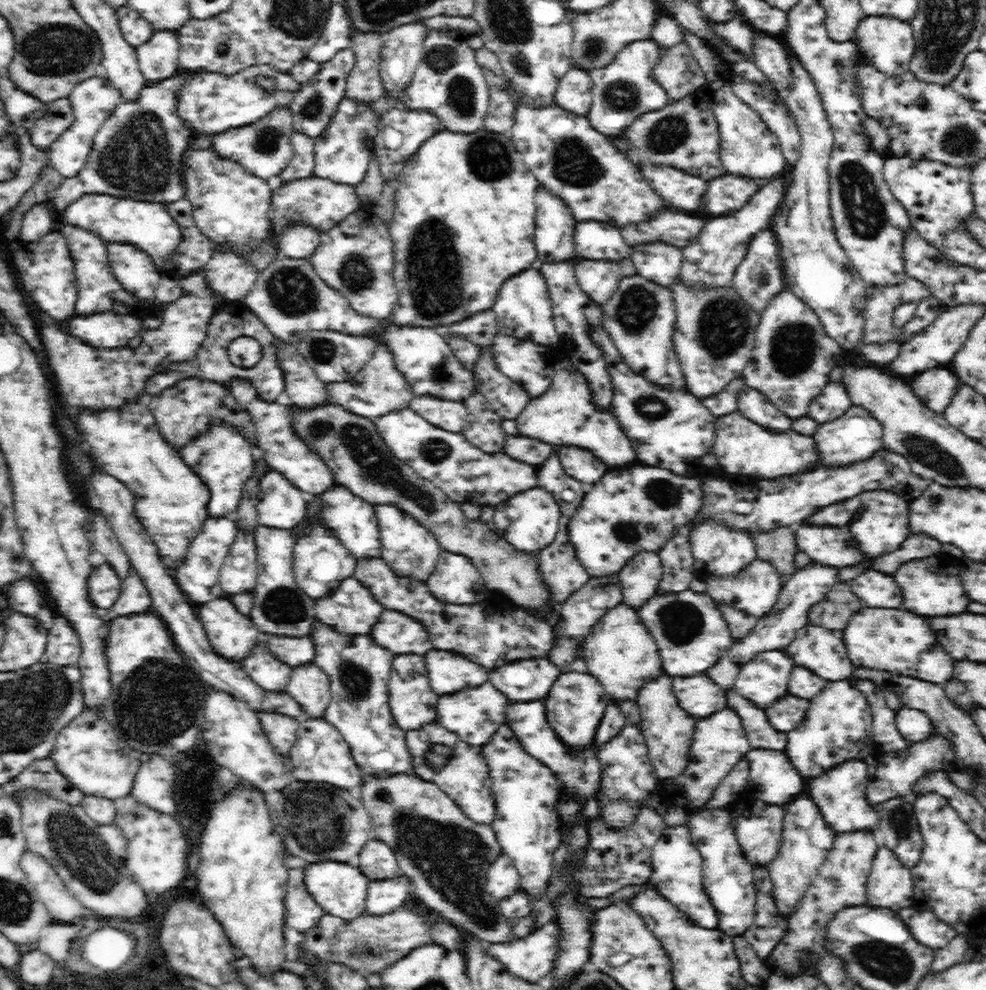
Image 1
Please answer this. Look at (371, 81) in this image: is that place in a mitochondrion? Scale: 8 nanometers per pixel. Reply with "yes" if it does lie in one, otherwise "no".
no

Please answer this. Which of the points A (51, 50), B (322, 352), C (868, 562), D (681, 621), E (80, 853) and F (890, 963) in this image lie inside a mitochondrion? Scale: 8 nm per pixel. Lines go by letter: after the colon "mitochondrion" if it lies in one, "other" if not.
A: mitochondrion
B: mitochondrion
C: other
D: mitochondrion
E: mitochondrion
F: mitochondrion

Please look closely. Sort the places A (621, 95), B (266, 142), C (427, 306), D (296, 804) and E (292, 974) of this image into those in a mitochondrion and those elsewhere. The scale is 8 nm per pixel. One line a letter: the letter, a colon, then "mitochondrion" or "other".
A: mitochondrion
B: mitochondrion
C: mitochondrion
D: mitochondrion
E: other

